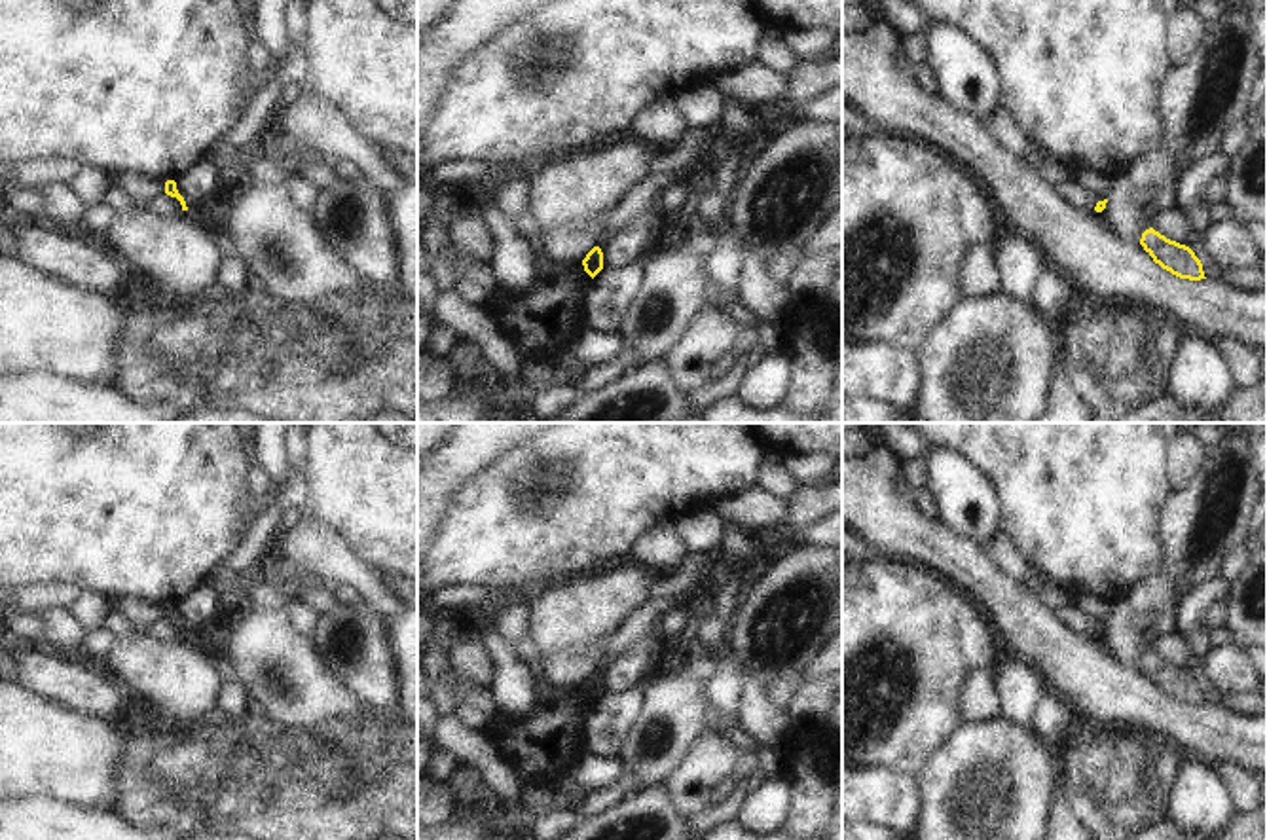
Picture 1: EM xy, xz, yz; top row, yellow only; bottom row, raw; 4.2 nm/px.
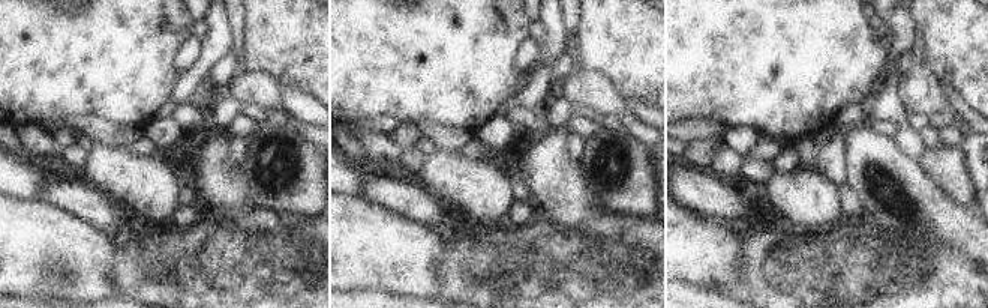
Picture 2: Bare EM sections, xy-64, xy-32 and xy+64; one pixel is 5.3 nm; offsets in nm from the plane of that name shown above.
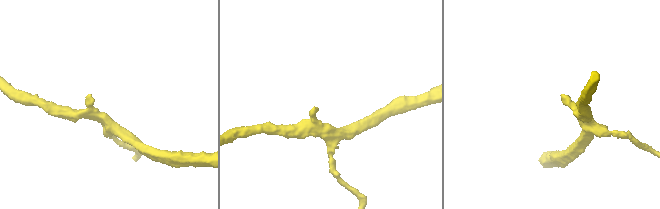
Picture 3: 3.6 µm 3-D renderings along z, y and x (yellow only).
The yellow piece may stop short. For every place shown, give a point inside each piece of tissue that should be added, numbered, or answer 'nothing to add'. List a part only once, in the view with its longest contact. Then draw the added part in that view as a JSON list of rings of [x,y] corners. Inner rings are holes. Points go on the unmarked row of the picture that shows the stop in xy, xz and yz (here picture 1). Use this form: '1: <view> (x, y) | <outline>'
nothing to add

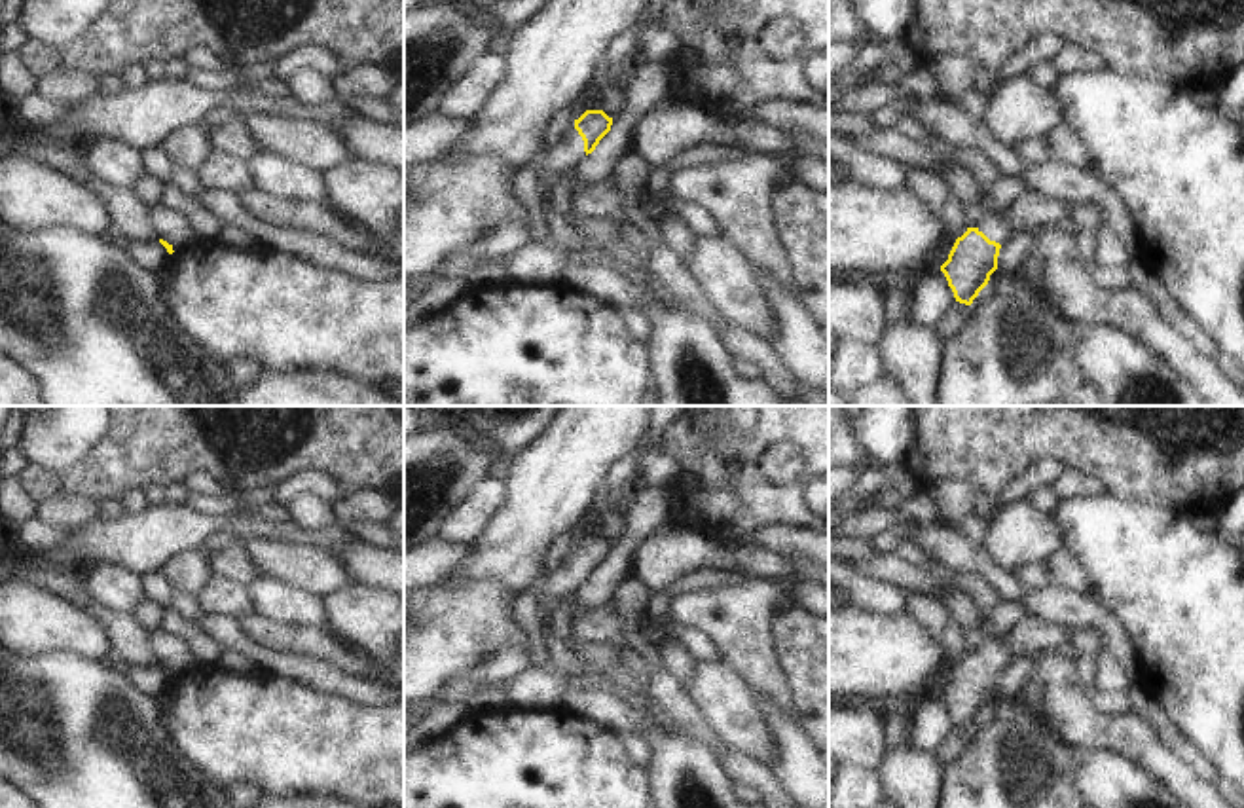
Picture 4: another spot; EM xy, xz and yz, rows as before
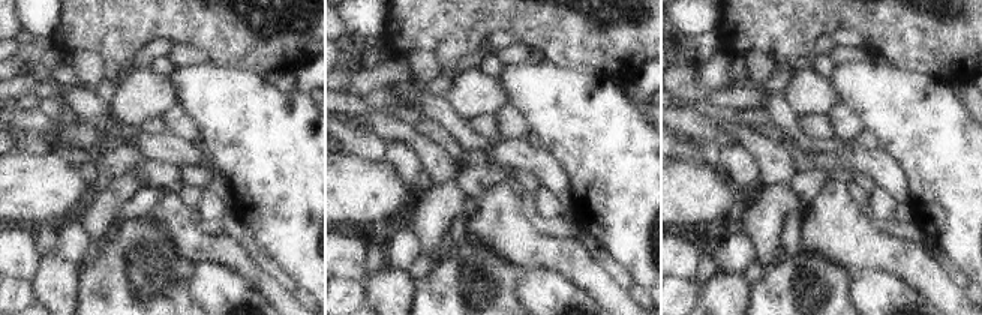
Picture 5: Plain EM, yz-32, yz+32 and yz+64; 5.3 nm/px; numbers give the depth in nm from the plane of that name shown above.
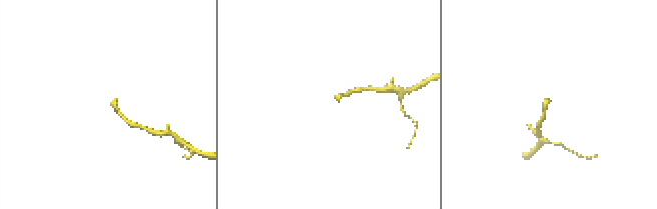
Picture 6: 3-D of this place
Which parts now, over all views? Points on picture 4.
1: xz (567, 579) | [[[573,552],[561,561],[554,575],[539,584],[539,605],[544,607],[548,618],[556,607],[575,596],[586,582],[584,565]]]

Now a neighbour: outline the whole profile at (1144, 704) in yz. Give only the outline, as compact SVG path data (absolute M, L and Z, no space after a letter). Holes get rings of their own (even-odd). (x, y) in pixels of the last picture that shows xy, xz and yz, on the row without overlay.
M1138 685L1128 690L1134 711L1147 721L1161 742L1206 783L1219 778L1216 764L1166 717L1162 707Z

